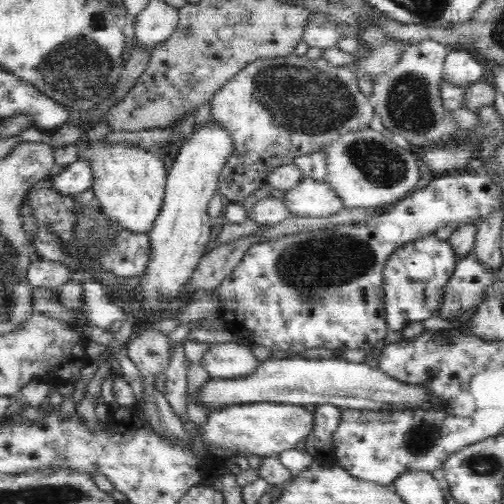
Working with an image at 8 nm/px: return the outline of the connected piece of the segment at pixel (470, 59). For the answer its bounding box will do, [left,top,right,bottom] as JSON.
[443,48,484,87]

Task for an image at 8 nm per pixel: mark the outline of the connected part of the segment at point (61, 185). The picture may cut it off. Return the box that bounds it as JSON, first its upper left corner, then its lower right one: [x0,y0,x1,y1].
[49,159,93,195]

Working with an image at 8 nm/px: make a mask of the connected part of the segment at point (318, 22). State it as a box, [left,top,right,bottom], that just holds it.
[302,13,344,49]

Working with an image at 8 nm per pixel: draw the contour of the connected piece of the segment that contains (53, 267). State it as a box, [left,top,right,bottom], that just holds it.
[25,258,75,290]

